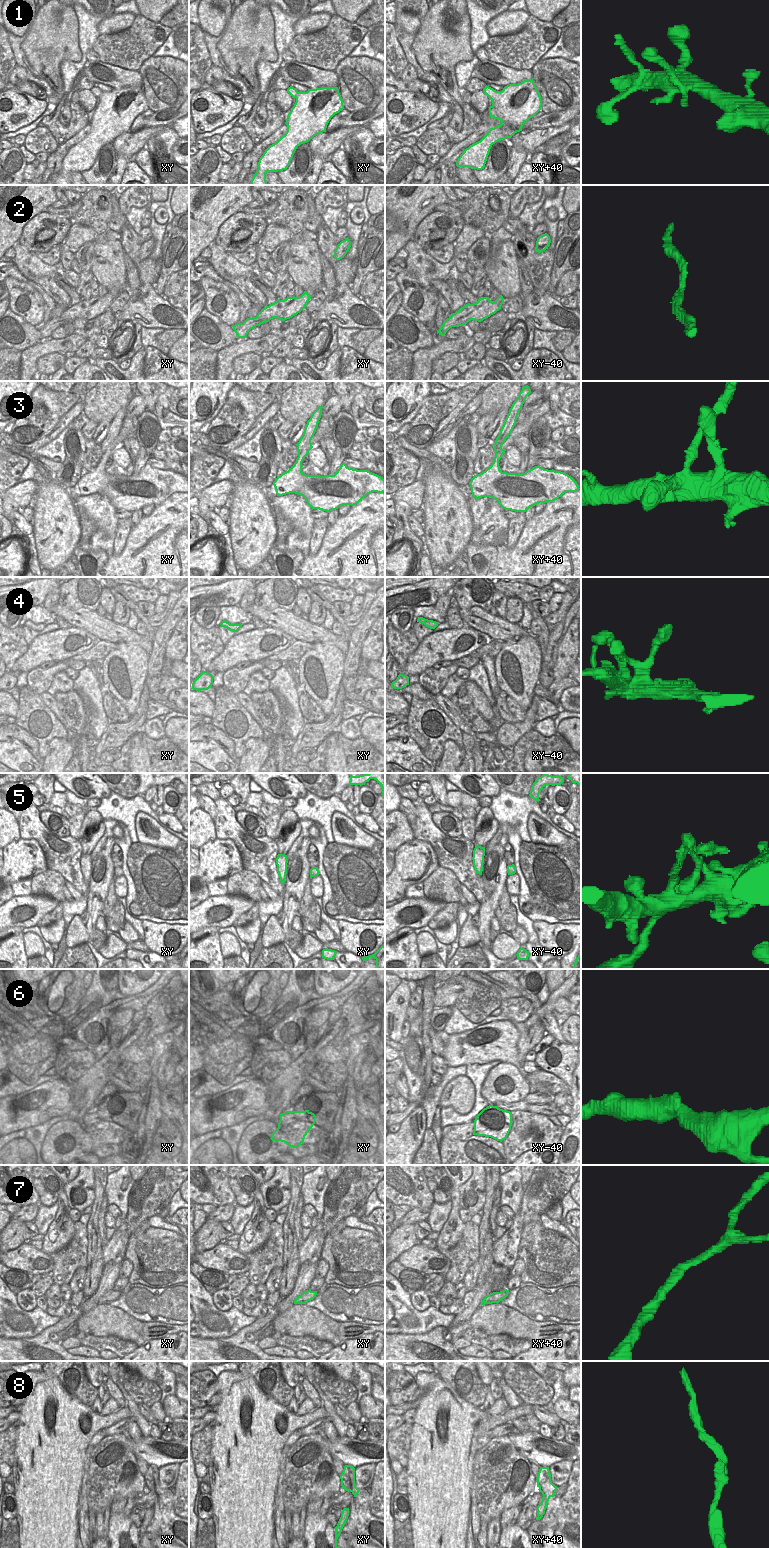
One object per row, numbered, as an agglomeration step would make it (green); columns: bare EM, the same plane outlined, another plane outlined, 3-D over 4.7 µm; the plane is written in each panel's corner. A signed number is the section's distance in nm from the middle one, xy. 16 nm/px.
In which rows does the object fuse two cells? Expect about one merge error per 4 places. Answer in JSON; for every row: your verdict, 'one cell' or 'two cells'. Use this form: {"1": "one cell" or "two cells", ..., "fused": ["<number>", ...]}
{"1": "one cell", "2": "one cell", "3": "two cells", "4": "one cell", "5": "two cells", "6": "one cell", "7": "one cell", "8": "one cell", "fused": ["3", "5"]}

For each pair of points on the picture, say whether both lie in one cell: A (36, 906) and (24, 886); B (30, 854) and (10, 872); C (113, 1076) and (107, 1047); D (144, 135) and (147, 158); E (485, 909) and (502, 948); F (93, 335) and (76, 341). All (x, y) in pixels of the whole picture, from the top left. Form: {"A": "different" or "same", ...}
{"A": "different", "B": "same", "C": "different", "D": "different", "E": "different", "F": "different"}

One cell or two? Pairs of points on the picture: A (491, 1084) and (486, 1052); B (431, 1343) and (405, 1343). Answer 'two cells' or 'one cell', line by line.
A: two cells
B: one cell

